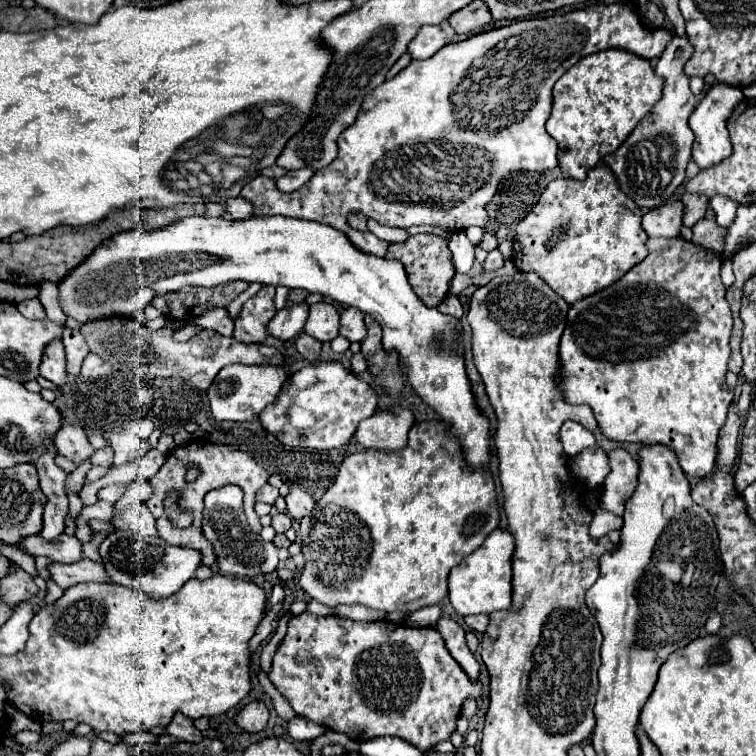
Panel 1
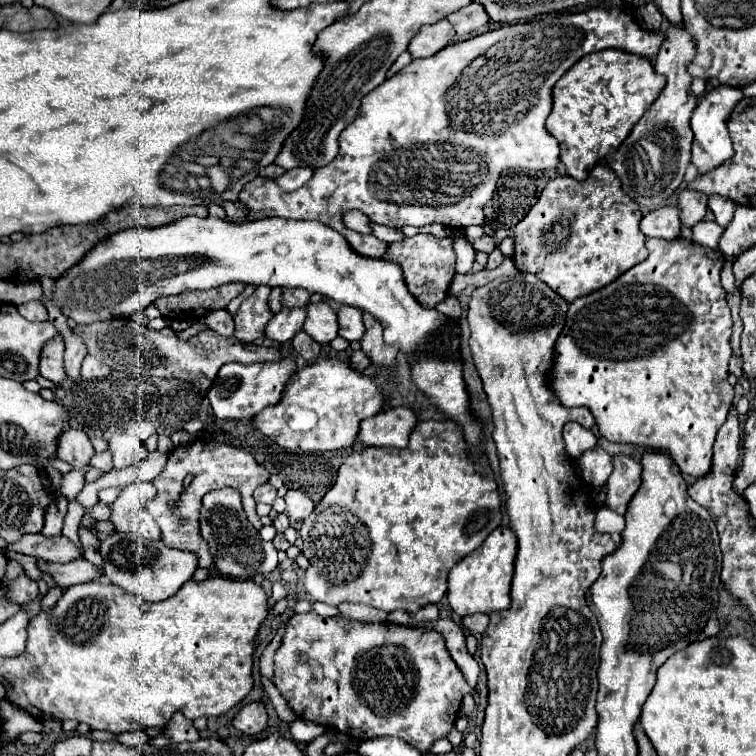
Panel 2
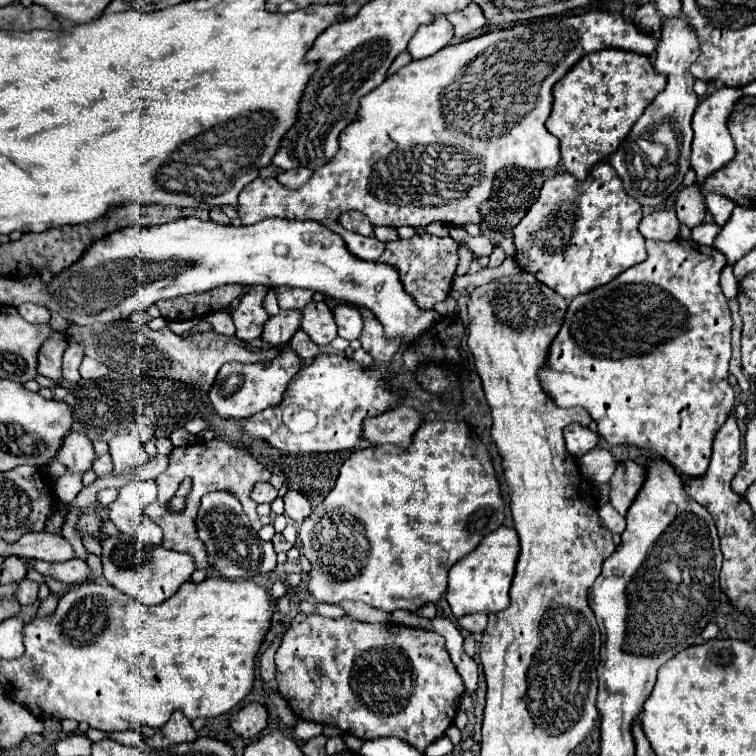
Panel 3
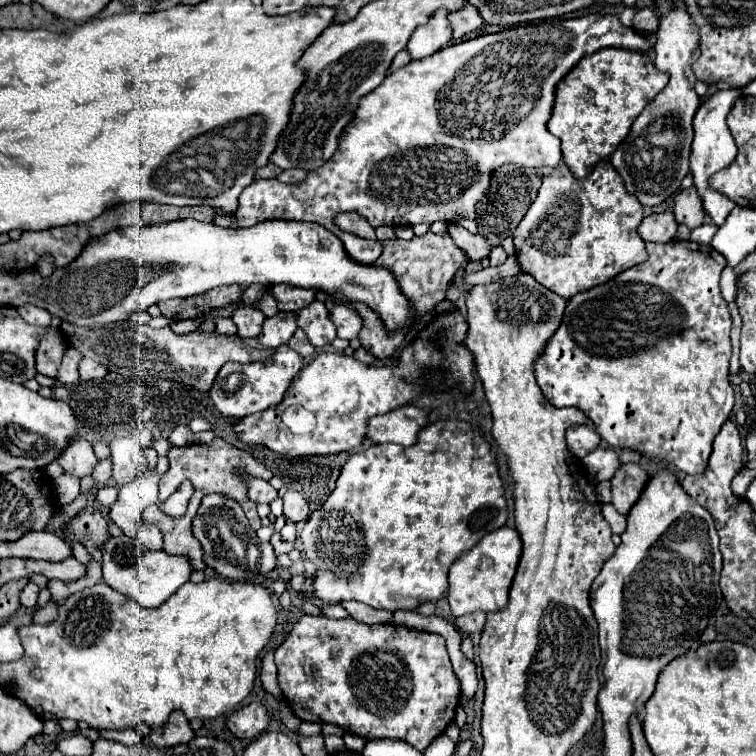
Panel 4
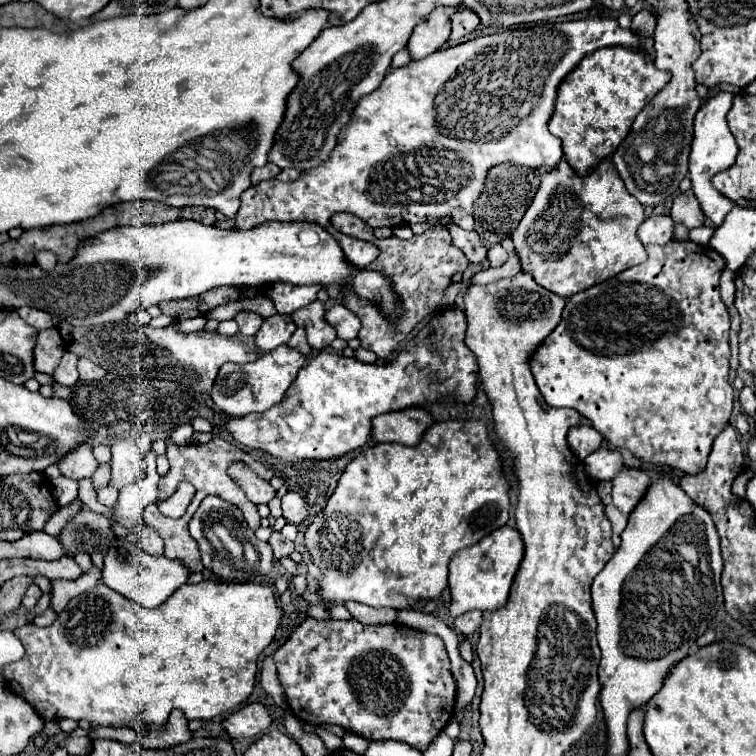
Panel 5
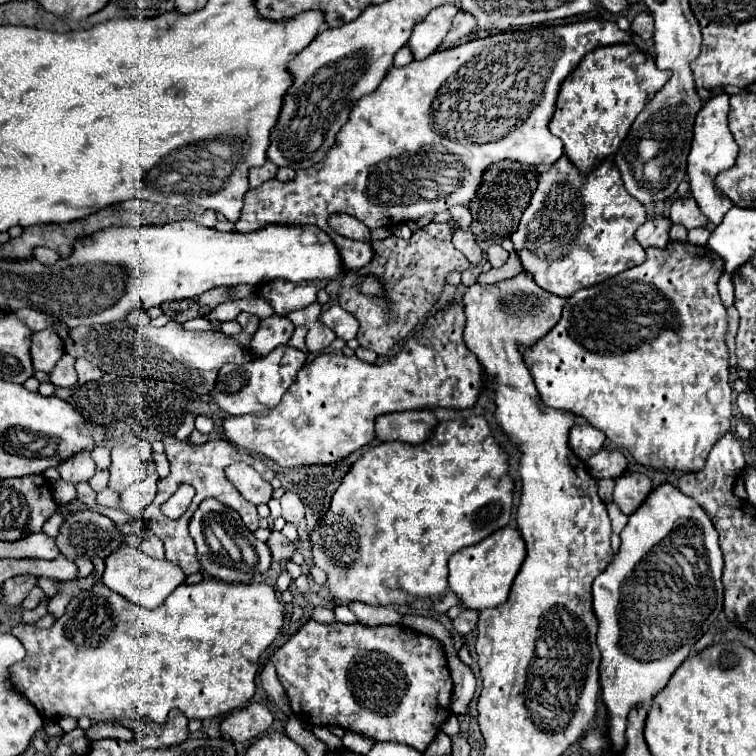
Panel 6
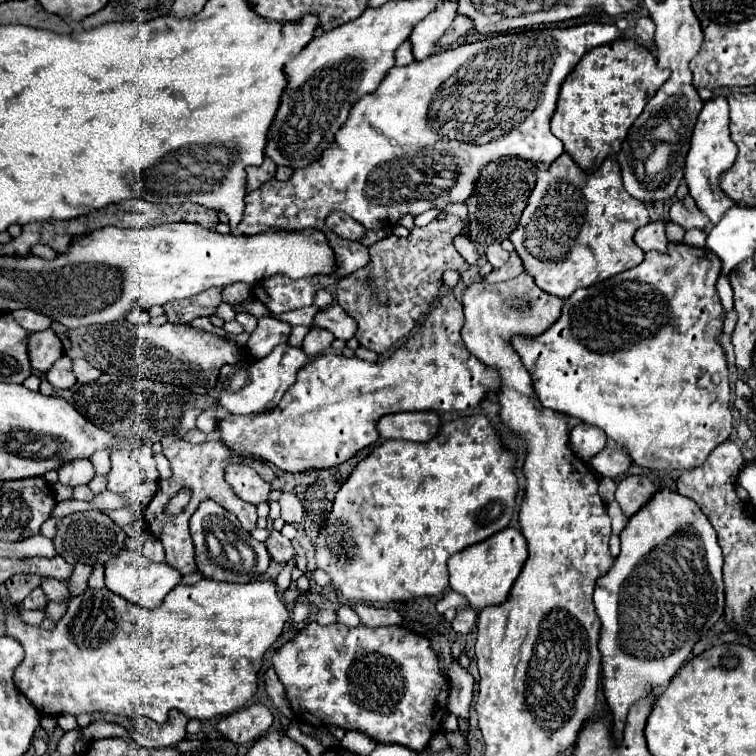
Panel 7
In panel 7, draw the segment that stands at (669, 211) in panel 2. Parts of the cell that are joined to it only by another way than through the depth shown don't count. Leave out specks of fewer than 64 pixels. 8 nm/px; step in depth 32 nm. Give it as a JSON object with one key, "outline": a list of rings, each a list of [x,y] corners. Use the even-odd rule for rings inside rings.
{"outline":[[[658,220],[658,222],[648,222],[646,226],[642,226],[636,234],[634,234],[636,244],[648,252],[648,250],[658,250],[658,252],[666,252],[668,246],[668,238],[666,238],[666,222]]]}

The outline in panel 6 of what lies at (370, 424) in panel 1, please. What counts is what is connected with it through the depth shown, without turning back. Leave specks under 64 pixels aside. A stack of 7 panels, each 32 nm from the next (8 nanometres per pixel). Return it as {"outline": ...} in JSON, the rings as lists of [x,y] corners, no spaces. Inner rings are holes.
{"outline":[[[404,410],[394,414],[382,414],[376,418],[376,440],[380,442],[404,442],[420,444],[424,442],[432,428],[438,424],[430,410]]]}

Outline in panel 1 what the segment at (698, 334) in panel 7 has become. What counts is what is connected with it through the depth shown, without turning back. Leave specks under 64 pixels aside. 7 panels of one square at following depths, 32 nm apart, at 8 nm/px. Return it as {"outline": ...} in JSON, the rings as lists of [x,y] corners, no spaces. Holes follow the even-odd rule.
{"outline":[[[680,236],[678,238],[648,238],[646,248],[648,248],[648,256],[638,266],[634,266],[628,274],[624,274],[616,284],[572,304],[572,308],[568,312],[564,336],[560,342],[560,358],[564,360],[564,368],[562,368],[564,396],[568,396],[568,402],[572,402],[572,404],[588,404],[594,410],[598,426],[608,440],[666,444],[676,450],[676,454],[680,458],[680,466],[688,476],[696,476],[696,478],[710,476],[716,466],[718,434],[726,422],[728,406],[732,404],[732,398],[734,398],[732,388],[726,386],[726,382],[724,382],[724,376],[728,370],[726,364],[728,364],[728,348],[730,348],[728,340],[730,340],[730,332],[732,332],[732,314],[730,314],[730,306],[726,302],[726,286],[720,280],[722,258],[680,238]]]}

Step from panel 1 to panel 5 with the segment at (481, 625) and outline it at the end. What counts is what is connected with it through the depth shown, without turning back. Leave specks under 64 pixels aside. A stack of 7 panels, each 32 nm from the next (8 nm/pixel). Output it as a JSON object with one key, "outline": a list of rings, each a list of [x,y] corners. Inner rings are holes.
{"outline":[[[474,610],[474,612],[466,612],[462,616],[458,616],[454,620],[454,628],[460,632],[460,634],[472,634],[480,628],[482,624],[482,612],[480,610]]]}

